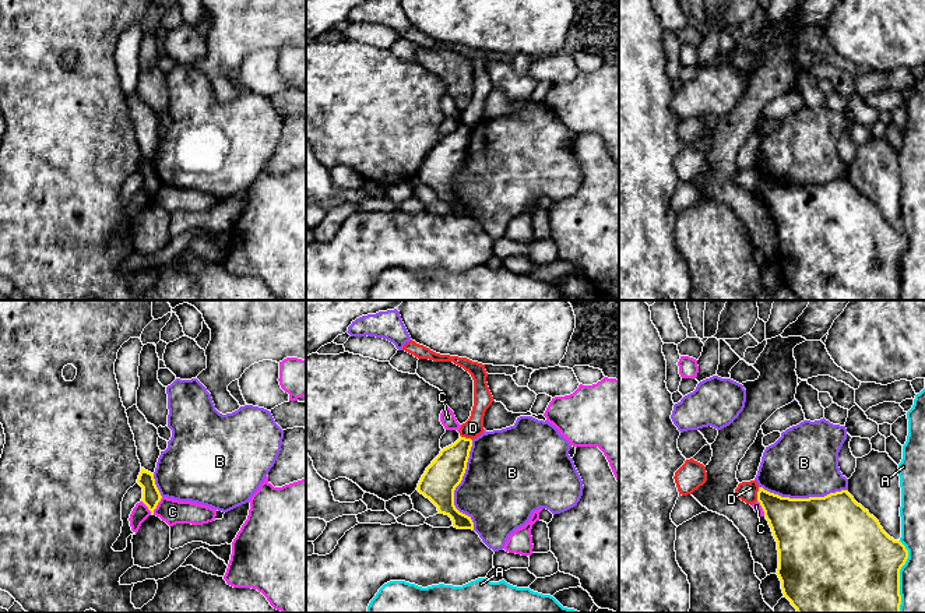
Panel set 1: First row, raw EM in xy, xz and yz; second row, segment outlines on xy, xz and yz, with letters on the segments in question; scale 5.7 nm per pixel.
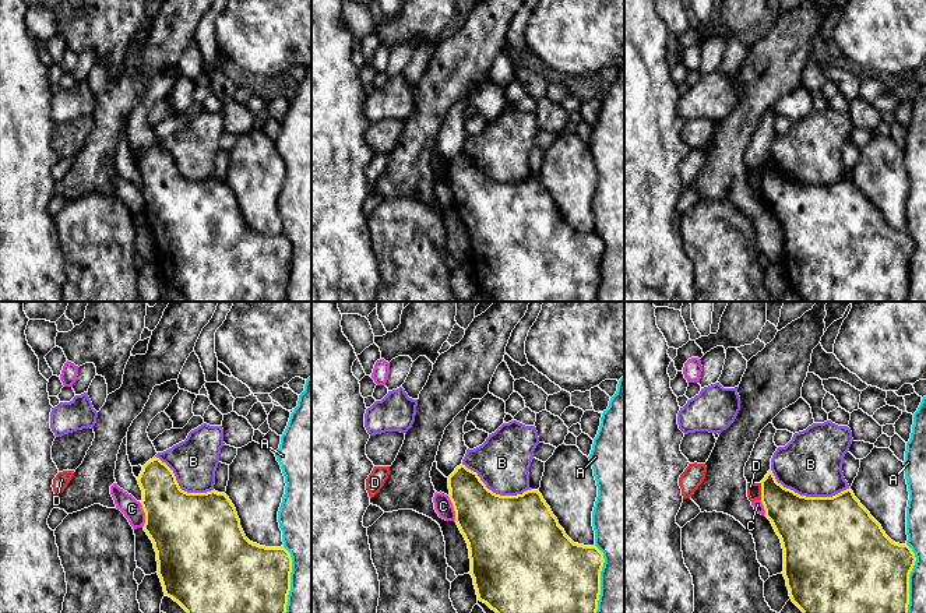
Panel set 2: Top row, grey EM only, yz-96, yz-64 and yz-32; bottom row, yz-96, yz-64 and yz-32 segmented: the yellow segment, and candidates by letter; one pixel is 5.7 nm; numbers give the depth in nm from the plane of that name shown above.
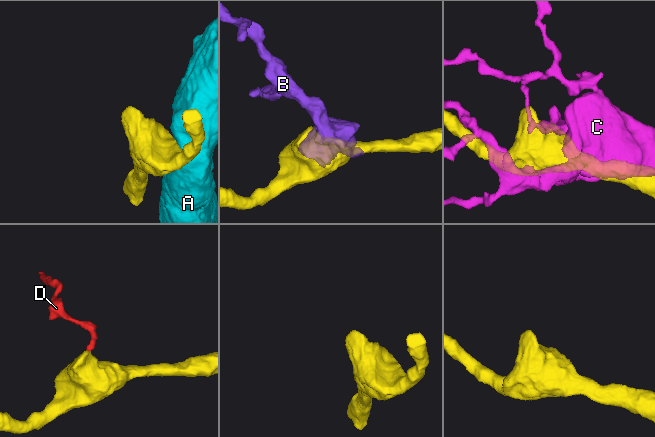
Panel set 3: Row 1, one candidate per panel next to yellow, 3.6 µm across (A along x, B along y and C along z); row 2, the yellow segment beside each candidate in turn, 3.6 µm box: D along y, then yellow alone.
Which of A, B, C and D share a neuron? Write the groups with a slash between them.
A / B / C / D

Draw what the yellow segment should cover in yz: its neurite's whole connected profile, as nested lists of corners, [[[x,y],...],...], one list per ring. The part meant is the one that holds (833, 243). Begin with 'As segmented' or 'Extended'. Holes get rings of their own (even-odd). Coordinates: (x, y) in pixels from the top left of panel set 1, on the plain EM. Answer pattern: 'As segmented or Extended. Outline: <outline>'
As segmented. Outline: [[[759,175],[757,189],[777,229],[778,256],[784,285],[798,300],[900,300],[900,257],[908,237],[890,225],[879,208],[858,191],[848,177],[824,184],[789,186]]]

